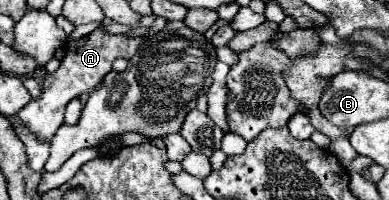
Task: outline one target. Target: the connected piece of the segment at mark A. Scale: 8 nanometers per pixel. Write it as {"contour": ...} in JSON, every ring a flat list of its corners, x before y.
{"contour":[[97,28,95,32,91,32,89,36,79,38,77,42,67,42,65,48,65,58,61,62,61,66,57,68,57,72,47,74,45,82,43,82,43,92,37,100,31,100,17,116,25,126,31,126,31,130,35,130,35,134,39,134,39,138,43,140,51,140,53,134,57,132,57,128,63,124,63,112,65,106,77,98,79,94,91,92,95,90,101,80,105,78,105,74,111,70,111,64,115,62,115,58,125,58,129,60,139,44,143,42,143,38,131,38,125,34,109,34,103,28]]}

